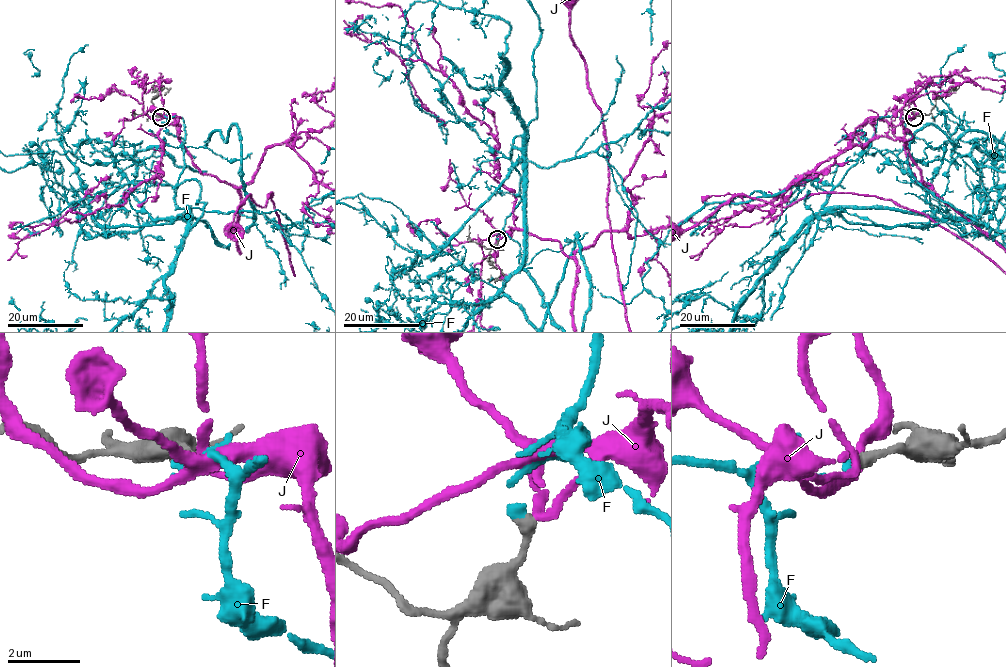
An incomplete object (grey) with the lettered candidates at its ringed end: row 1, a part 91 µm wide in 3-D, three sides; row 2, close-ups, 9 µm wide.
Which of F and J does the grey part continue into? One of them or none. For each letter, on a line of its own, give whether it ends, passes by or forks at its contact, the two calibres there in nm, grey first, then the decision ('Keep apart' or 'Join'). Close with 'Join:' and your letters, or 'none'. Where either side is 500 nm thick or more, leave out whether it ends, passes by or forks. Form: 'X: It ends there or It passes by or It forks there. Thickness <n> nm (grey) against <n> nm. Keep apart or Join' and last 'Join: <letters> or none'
F: It ends there. Thickness 320 nm (grey) against 240 nm. Join
J: It passes by. Thickness 320 nm (grey) against 200 nm. Keep apart
Join: F

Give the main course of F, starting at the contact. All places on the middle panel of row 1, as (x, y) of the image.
F: (498, 239), (521, 201), (511, 149), (537, 116), (533, 49), (540, 29)

